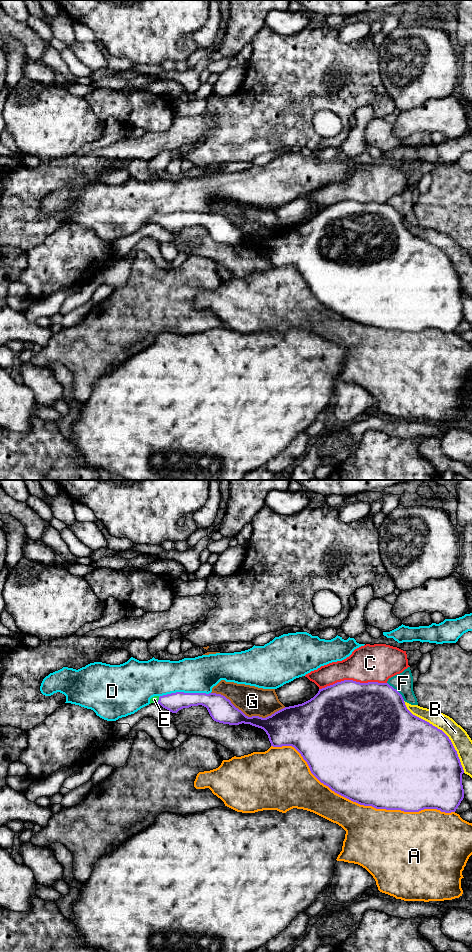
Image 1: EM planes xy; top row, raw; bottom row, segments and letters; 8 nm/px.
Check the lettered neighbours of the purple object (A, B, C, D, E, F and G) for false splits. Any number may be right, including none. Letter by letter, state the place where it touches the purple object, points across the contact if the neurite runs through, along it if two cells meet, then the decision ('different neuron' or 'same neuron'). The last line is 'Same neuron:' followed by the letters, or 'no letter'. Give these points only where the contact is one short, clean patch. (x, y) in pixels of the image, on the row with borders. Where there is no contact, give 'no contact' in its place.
A: meets purple in xy at (359, 803); different neuron
B: meets purple in xy at (442, 731); different neuron
C: meets purple in xy at (352, 680); different neuron
D: meets purple in xy at (184, 693); border along xy (210, 692), (171, 692), (159, 697); different neuron
E: meets purple in xy at (158, 700); runs through xy (173, 702), (158, 700), (154, 699); same neuron
F: meets purple in xy at (397, 691); different neuron
G: meets purple in xy at (247, 716); different neuron
Same neuron: E

